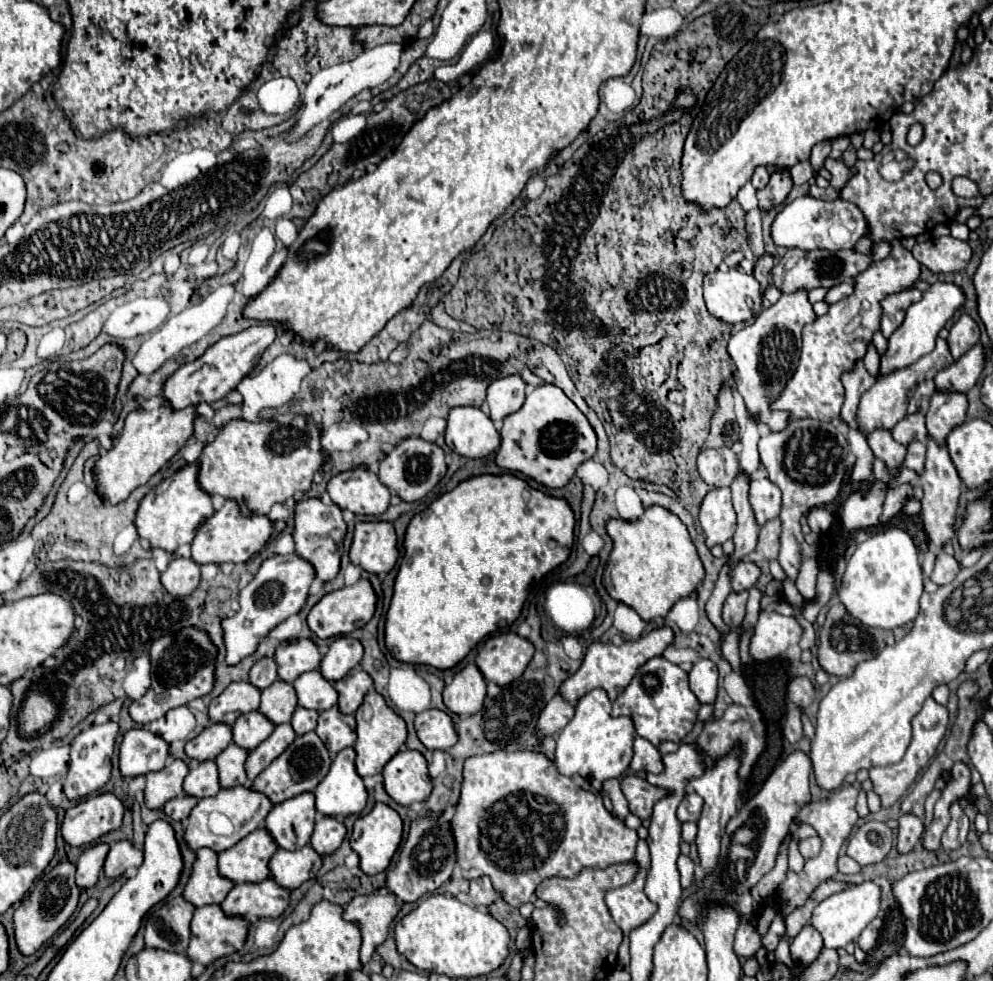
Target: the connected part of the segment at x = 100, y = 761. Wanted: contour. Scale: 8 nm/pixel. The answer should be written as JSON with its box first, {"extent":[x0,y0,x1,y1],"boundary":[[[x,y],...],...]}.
{"extent":[63,721,119,801],"boundary":[[[107,721],[105,725],[93,725],[87,731],[79,733],[71,741],[71,757],[69,757],[69,771],[63,783],[63,793],[69,801],[77,801],[87,797],[89,793],[99,791],[111,777],[111,757],[113,757],[113,747],[115,747],[115,737],[117,737],[119,725],[113,721]]]}

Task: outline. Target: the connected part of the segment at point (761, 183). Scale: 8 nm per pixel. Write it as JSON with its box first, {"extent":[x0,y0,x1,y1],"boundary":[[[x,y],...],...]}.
{"extent":[751,167,769,189],"boundary":[[[757,167],[755,173],[753,173],[751,183],[753,183],[755,189],[763,189],[763,187],[769,183],[769,171],[767,171],[765,167]]]}

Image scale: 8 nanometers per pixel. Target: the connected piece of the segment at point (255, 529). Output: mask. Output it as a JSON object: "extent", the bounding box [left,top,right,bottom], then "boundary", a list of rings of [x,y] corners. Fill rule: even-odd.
{"extent":[191,501,273,565],"boundary":[[[227,501],[213,517],[209,517],[197,531],[197,537],[191,543],[191,559],[199,565],[205,563],[247,563],[255,553],[259,553],[273,533],[273,521],[267,515],[241,515],[237,501]]]}

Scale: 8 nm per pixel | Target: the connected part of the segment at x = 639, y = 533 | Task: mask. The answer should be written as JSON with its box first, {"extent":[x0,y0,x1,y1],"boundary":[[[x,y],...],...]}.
{"extent":[603,505,705,621],"boundary":[[[651,505],[635,521],[609,519],[605,529],[613,541],[613,549],[603,571],[603,587],[615,601],[637,609],[643,621],[665,617],[675,601],[691,595],[701,585],[705,569],[697,549],[687,527],[669,509]]]}

